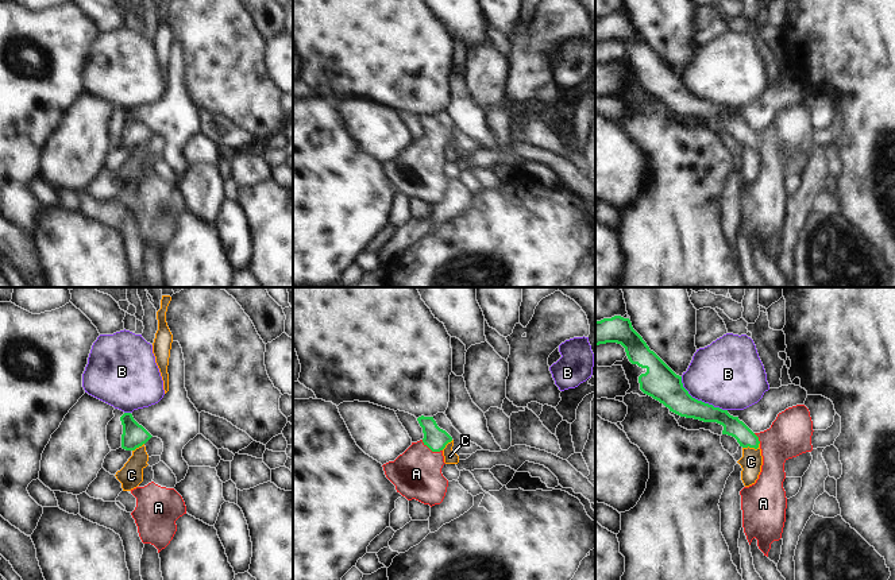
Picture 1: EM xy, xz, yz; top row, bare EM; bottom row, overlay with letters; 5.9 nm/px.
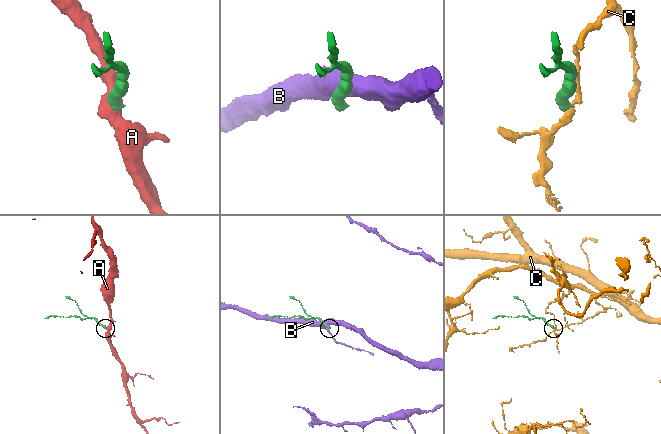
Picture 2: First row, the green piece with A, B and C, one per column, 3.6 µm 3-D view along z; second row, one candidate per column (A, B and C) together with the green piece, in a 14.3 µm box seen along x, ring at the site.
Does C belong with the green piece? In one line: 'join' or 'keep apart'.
keep apart

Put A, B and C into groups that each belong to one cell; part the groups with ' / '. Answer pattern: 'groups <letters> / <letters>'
groups A / B / C

